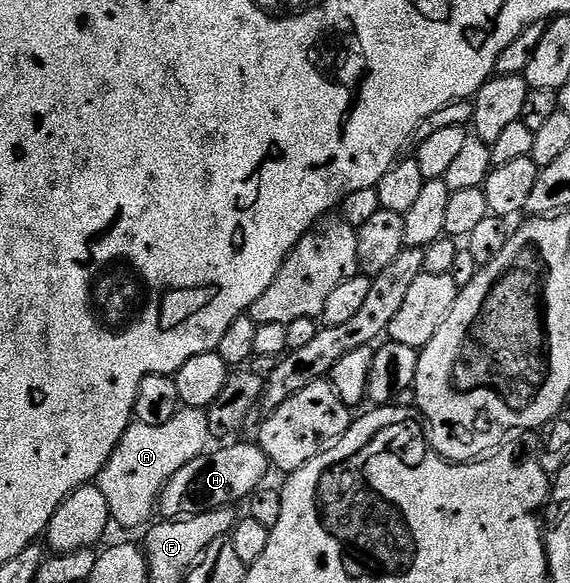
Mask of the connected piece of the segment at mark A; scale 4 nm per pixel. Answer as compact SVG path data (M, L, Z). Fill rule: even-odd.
M180 408L173 420L160 426L132 421L97 479L101 496L109 500L112 523L116 527L146 527L152 521L151 513L156 513L157 499L167 482L177 471L185 468L189 460L204 453L208 449L207 442L211 441L206 410Z

